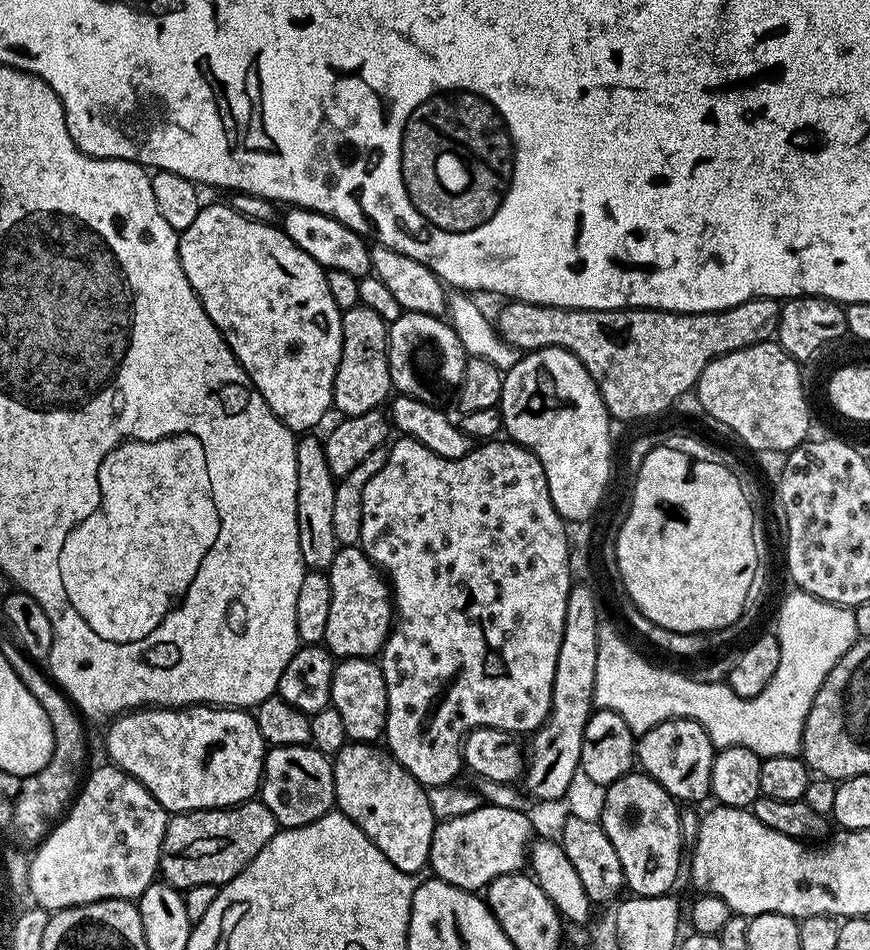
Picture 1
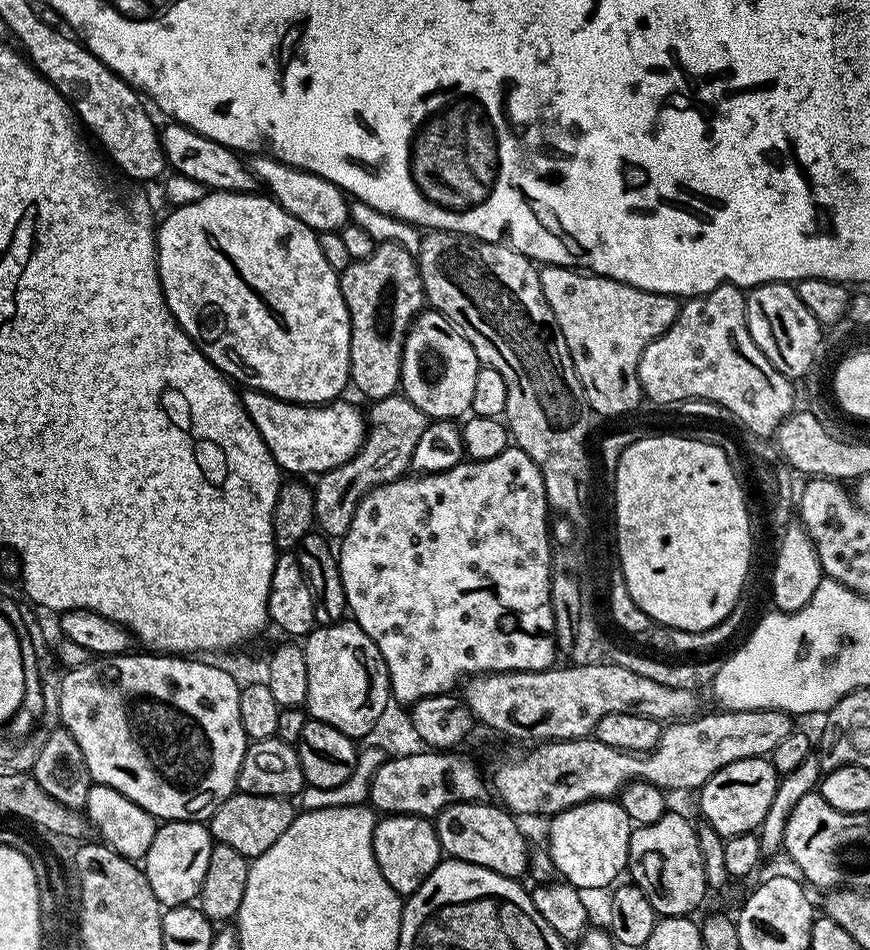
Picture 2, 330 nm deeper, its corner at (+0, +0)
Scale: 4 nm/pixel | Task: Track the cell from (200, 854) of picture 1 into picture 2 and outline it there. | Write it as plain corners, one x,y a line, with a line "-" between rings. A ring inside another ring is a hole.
237,791
207,821
208,830
212,834
213,841
217,844
231,846
238,850
238,854
255,858
261,856
282,834
286,834
286,826
298,815
297,809
292,809
293,801
283,796
259,796
258,794
246,794

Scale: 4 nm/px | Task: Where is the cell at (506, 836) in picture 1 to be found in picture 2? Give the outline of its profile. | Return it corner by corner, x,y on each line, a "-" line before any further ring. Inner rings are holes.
615,799
587,800
585,804
576,804
556,813
549,824
552,825
548,828
546,847
557,873
567,883
581,890
607,889
625,875
634,825

